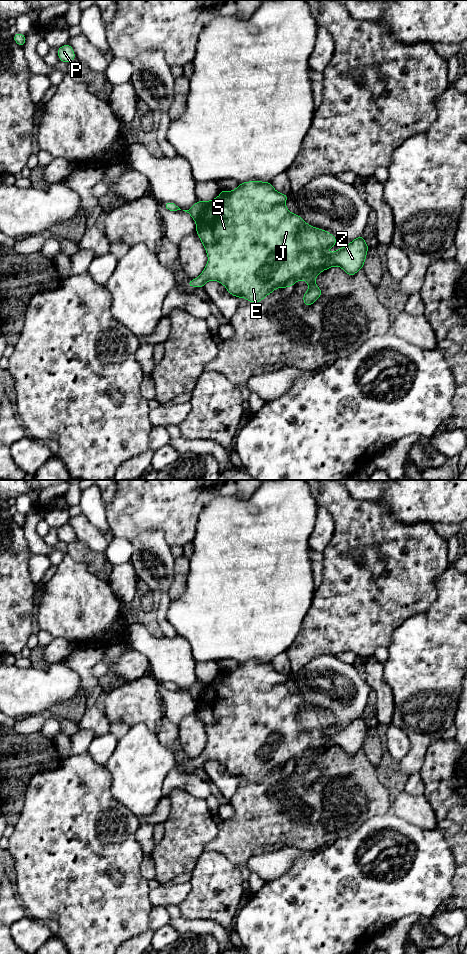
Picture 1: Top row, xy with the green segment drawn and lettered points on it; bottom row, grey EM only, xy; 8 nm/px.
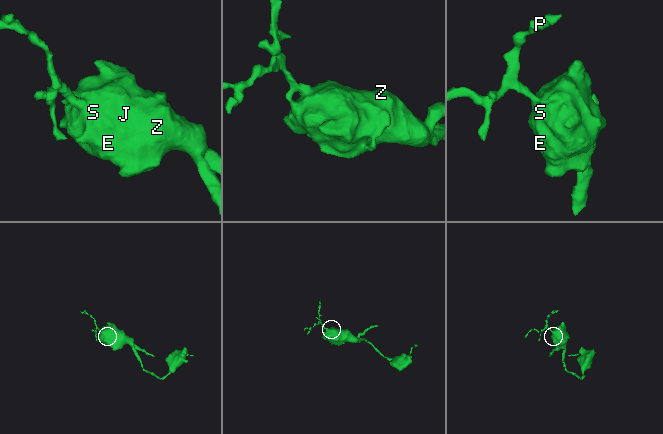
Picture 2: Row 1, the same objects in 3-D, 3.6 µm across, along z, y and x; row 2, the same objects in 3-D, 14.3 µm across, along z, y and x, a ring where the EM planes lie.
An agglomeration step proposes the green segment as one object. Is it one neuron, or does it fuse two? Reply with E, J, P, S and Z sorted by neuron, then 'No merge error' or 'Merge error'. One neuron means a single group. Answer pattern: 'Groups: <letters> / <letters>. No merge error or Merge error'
Groups: E J S Z / P. Merge error

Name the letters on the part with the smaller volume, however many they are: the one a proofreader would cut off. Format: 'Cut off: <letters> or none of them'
Cut off: P

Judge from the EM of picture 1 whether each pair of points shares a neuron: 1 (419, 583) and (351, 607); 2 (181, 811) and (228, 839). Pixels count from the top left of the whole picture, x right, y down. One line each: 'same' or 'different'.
1: same
2: different

